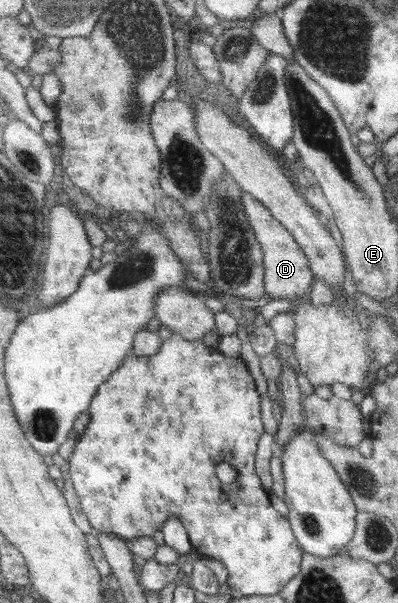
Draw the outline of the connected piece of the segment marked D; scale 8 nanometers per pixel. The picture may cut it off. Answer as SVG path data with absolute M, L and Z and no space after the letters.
M241 191L240 199L243 212L245 213L250 229L253 231L255 240L260 246L263 265L264 292L272 299L285 298L294 301L294 304L305 299L305 290L310 288L315 279L309 270L307 259L298 244L291 238L286 228L281 226L270 212L251 195Z

